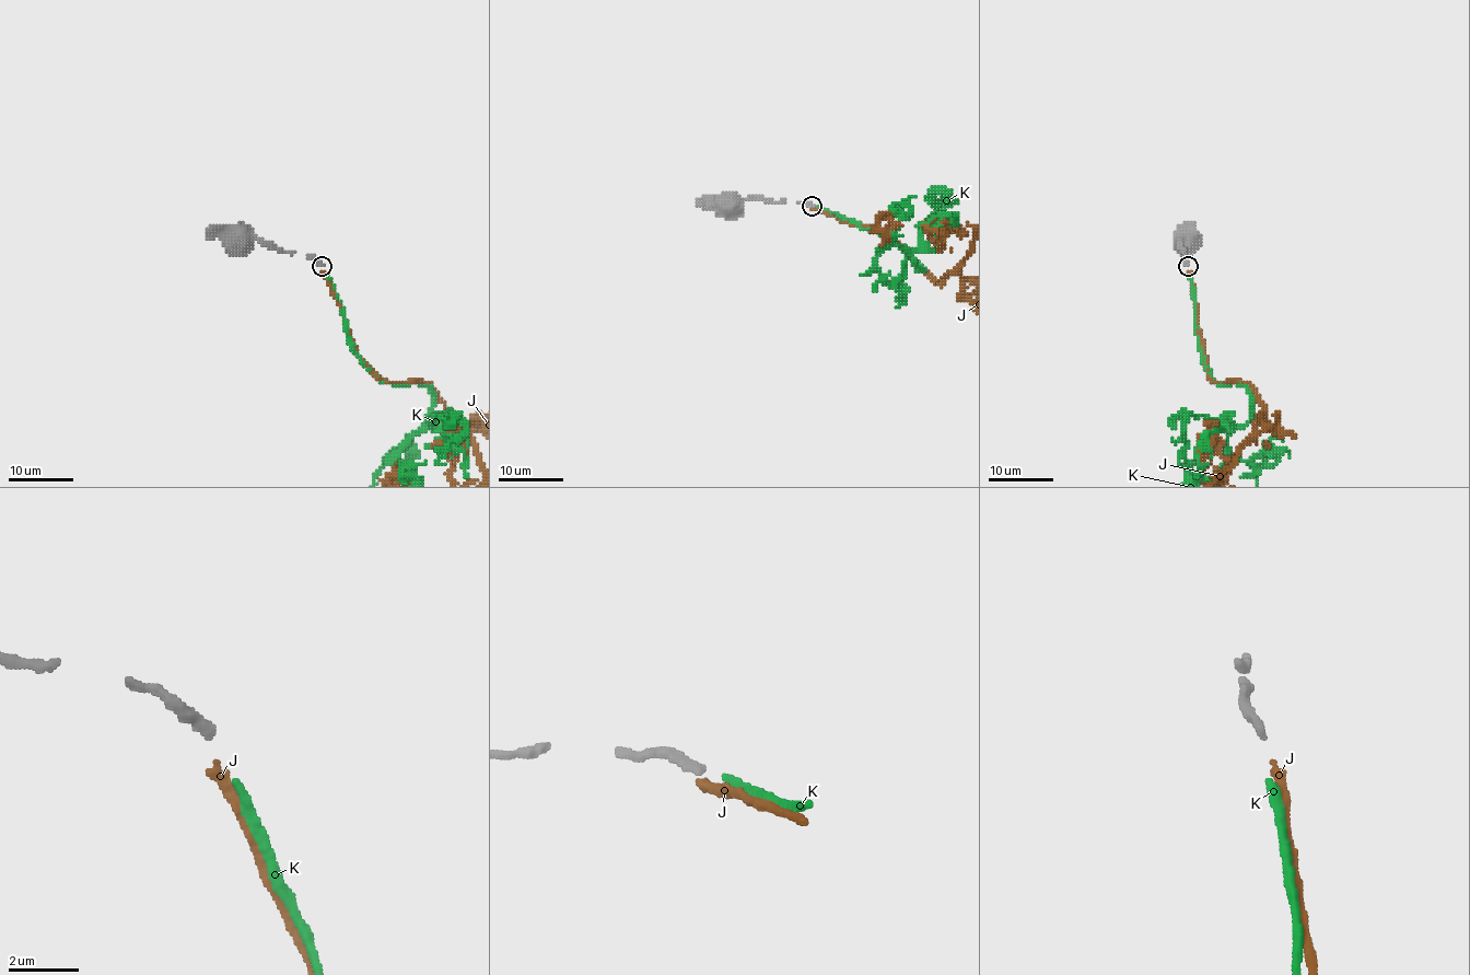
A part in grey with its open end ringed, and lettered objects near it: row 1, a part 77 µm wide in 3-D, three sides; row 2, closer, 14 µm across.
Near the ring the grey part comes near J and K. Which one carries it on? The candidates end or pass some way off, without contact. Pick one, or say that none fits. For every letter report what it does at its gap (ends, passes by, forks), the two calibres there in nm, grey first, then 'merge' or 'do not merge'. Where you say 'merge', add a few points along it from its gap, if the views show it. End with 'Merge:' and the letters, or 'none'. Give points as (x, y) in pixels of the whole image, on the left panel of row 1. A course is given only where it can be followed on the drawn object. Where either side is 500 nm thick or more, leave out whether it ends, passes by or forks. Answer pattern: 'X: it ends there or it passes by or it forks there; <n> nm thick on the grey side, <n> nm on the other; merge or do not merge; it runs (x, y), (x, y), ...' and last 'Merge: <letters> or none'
J: it ends there; 280 nm thick on the grey side, 280 nm on the other; do not merge
K: it ends there; 280 nm thick on the grey side, 240 nm on the other; merge
Merge: K

